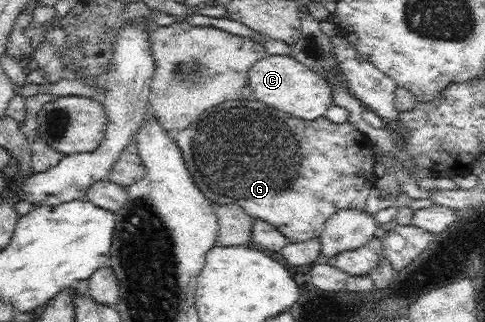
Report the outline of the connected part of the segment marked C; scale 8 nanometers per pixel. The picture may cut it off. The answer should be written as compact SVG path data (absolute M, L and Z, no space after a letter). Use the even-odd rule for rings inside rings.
M267 55L249 69L248 77L252 99L265 102L275 109L304 120L319 119L325 116L328 107L334 105L331 96L333 90L329 82L291 56Z

